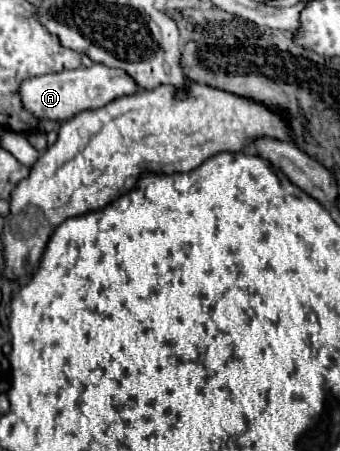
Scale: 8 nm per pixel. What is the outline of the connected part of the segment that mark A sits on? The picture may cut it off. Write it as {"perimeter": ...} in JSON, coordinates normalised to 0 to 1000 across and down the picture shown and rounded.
{"perimeter":[[[291,140],[268,149],[232,149],[232,153],[156,162],[156,166],[97,171],[68,180],[56,193],[74,242],[115,264],[150,264],[150,268],[168,268],[168,264],[197,268],[238,246],[291,242],[332,220],[350,220],[362,211],[391,211],[403,202],[409,202],[409,188],[397,188],[397,175],[379,162],[362,162],[362,153],[332,153]]]}

